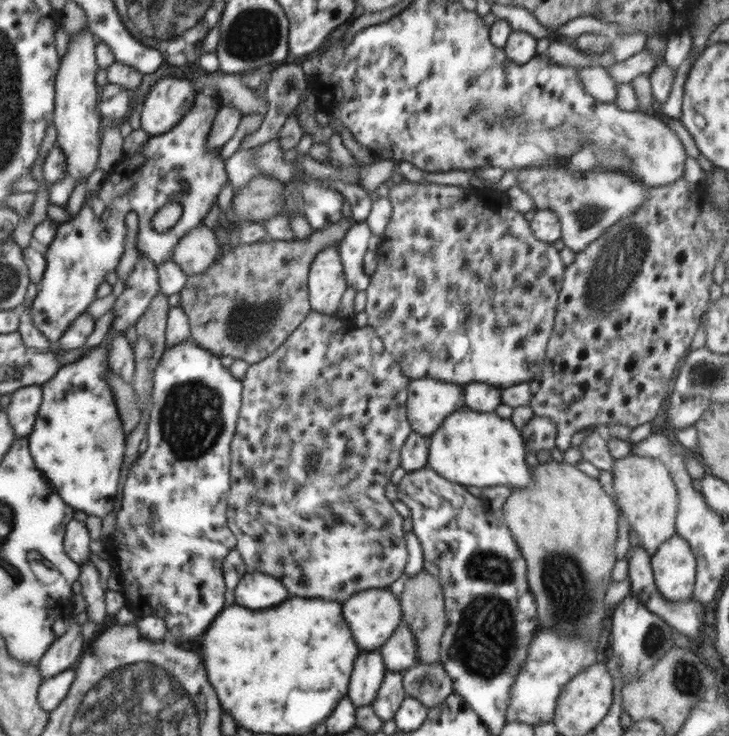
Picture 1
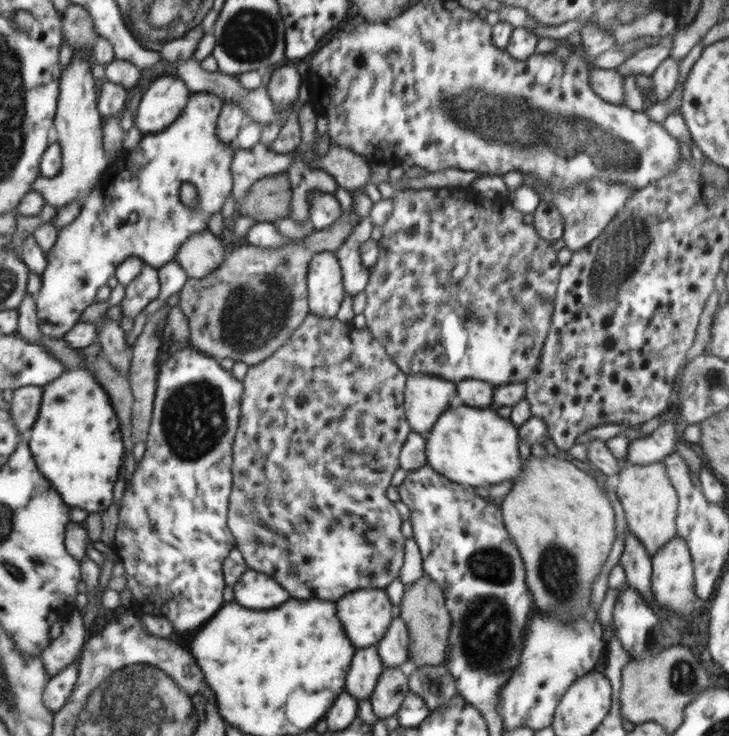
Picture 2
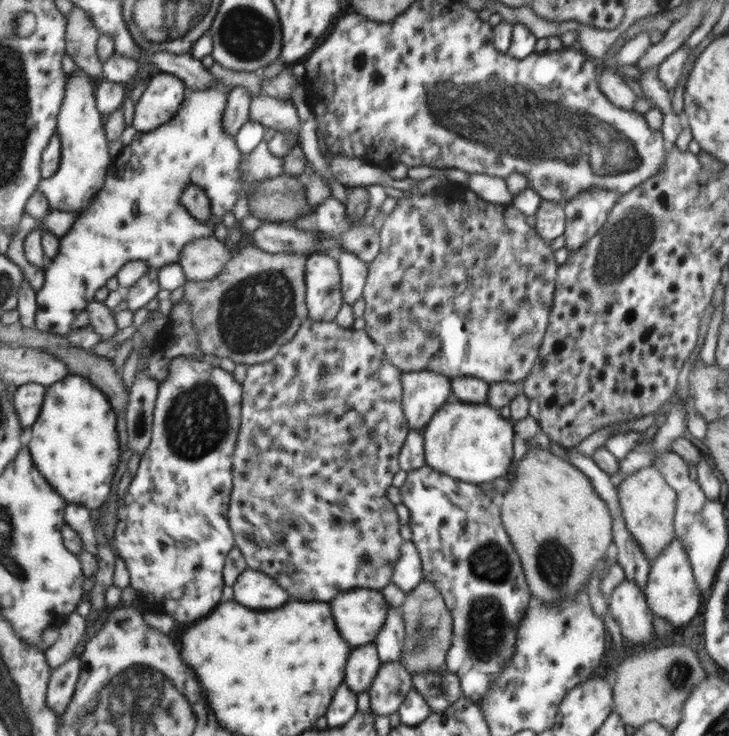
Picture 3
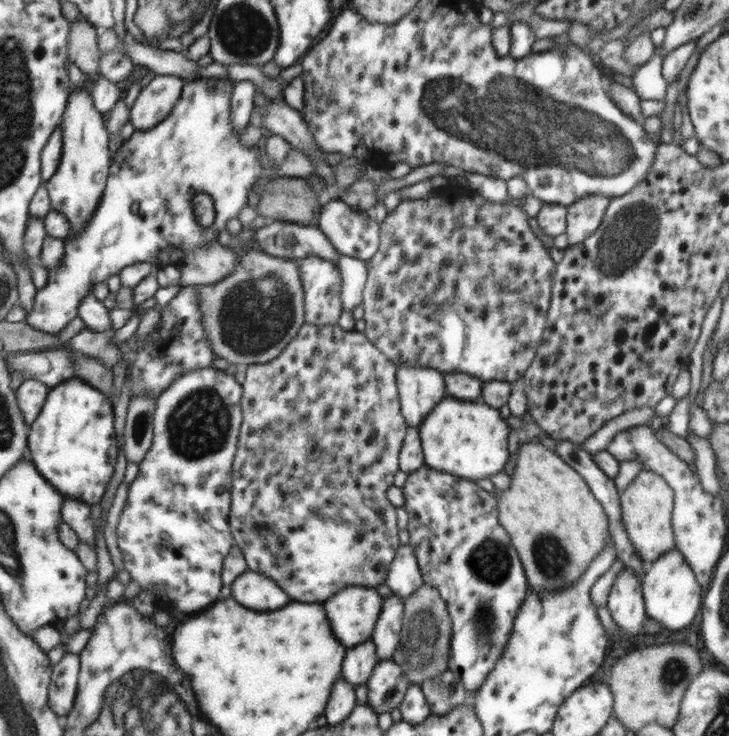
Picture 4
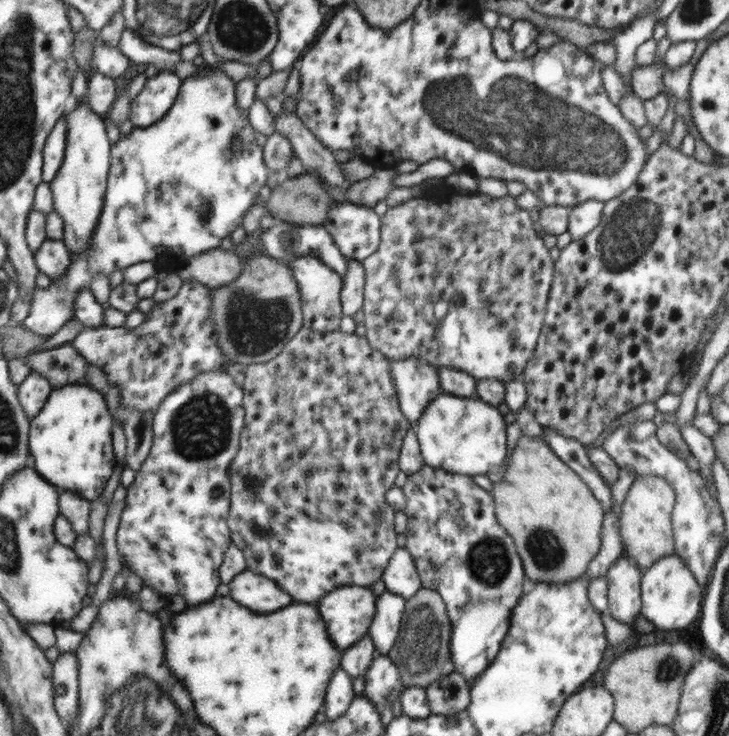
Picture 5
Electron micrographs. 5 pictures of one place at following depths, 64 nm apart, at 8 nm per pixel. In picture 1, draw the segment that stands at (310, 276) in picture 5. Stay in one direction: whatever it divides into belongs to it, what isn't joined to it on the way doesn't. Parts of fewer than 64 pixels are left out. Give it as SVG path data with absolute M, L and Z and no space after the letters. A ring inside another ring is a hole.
M338 245L324 248L314 258L311 268L312 310L322 314L336 314L341 298L346 292L347 280L343 270Z

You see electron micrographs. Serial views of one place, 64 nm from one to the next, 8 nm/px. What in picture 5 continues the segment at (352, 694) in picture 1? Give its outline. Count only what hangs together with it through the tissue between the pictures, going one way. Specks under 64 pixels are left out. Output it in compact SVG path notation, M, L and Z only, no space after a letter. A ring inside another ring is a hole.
M364 636L358 643L344 650L341 667L350 675L351 680L354 680L354 677L365 676L376 658L377 651L378 648L374 646L371 638Z

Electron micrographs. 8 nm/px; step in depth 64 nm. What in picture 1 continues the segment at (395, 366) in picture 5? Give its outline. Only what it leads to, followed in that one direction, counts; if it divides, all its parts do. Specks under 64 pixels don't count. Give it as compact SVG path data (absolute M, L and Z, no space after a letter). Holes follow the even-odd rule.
M432 378L409 380L408 416L415 432L425 437L437 432L456 409L463 408L460 402L464 400L461 385Z

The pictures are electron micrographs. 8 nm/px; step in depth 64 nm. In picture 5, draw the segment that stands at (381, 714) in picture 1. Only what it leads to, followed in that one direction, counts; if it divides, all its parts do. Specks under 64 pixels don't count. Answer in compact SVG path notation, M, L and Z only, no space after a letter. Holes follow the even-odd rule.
M377 653L364 677L365 695L381 709L400 700L406 688L400 679L398 667L387 655Z

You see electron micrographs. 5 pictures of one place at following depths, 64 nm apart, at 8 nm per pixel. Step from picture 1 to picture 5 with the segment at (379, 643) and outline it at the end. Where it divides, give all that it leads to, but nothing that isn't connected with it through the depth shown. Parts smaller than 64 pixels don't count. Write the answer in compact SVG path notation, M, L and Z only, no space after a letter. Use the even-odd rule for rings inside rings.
M353 585L332 590L315 604L318 604L320 614L324 614L324 622L328 622L328 632L332 642L340 650L346 650L370 632L376 614L376 601L377 598L370 587Z

